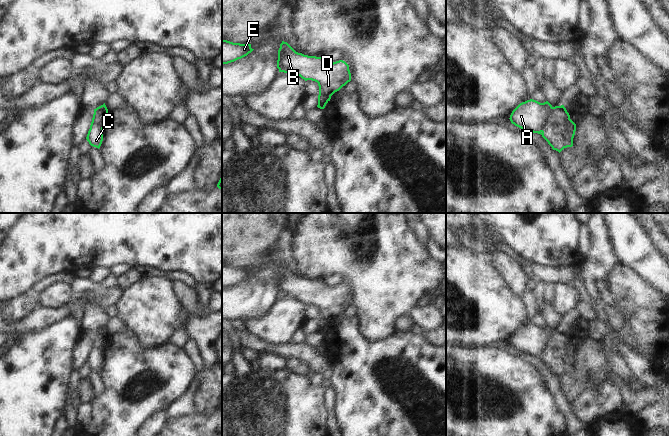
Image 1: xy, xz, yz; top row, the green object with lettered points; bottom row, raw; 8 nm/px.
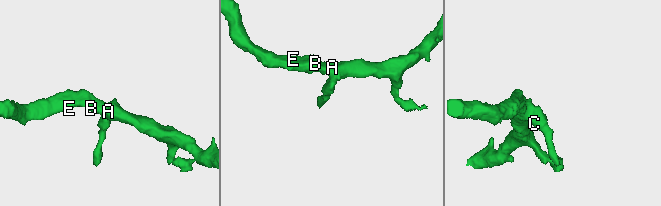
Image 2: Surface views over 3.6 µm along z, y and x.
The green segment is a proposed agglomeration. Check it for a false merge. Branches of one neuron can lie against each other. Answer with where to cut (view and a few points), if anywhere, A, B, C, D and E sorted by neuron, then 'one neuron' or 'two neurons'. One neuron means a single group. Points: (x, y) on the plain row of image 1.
yz (553, 331), (541, 355) | A B D E / C | two neurons

